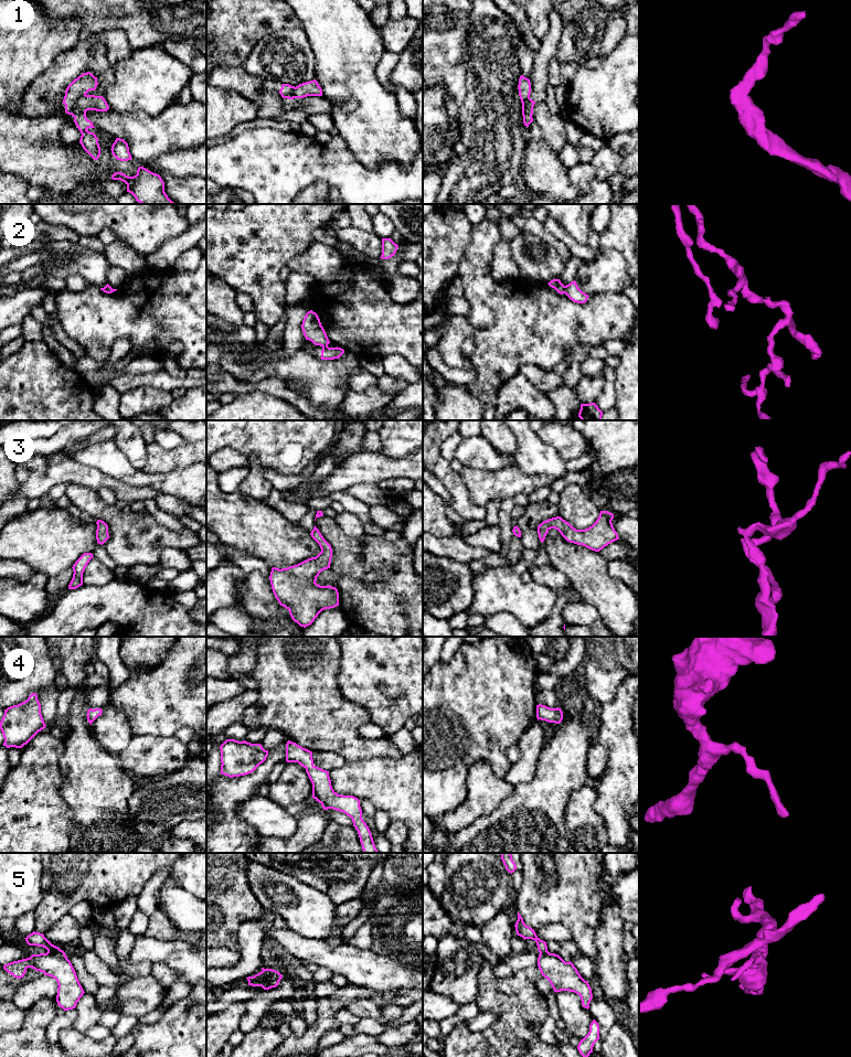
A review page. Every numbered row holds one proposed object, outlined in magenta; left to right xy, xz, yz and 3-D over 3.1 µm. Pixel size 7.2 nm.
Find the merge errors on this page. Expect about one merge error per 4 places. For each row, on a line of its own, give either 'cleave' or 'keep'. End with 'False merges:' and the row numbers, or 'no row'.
1: cleave
2: cleave
3: keep
4: keep
5: cleave
False merges: 1, 2, 5

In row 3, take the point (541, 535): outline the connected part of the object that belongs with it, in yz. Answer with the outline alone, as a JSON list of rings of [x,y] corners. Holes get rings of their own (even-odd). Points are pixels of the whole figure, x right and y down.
[[[600,511],[598,519],[592,526],[585,530],[576,530],[561,516],[556,516],[539,524],[538,534],[543,543],[549,531],[555,528],[567,542],[599,552],[608,544],[619,540],[611,523],[613,519],[613,513]]]

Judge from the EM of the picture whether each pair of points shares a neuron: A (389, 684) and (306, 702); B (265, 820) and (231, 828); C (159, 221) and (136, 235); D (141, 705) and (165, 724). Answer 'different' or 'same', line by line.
A: same
B: different
C: same
D: same

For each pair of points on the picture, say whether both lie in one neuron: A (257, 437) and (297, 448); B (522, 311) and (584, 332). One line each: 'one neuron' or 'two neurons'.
A: one neuron
B: one neuron

